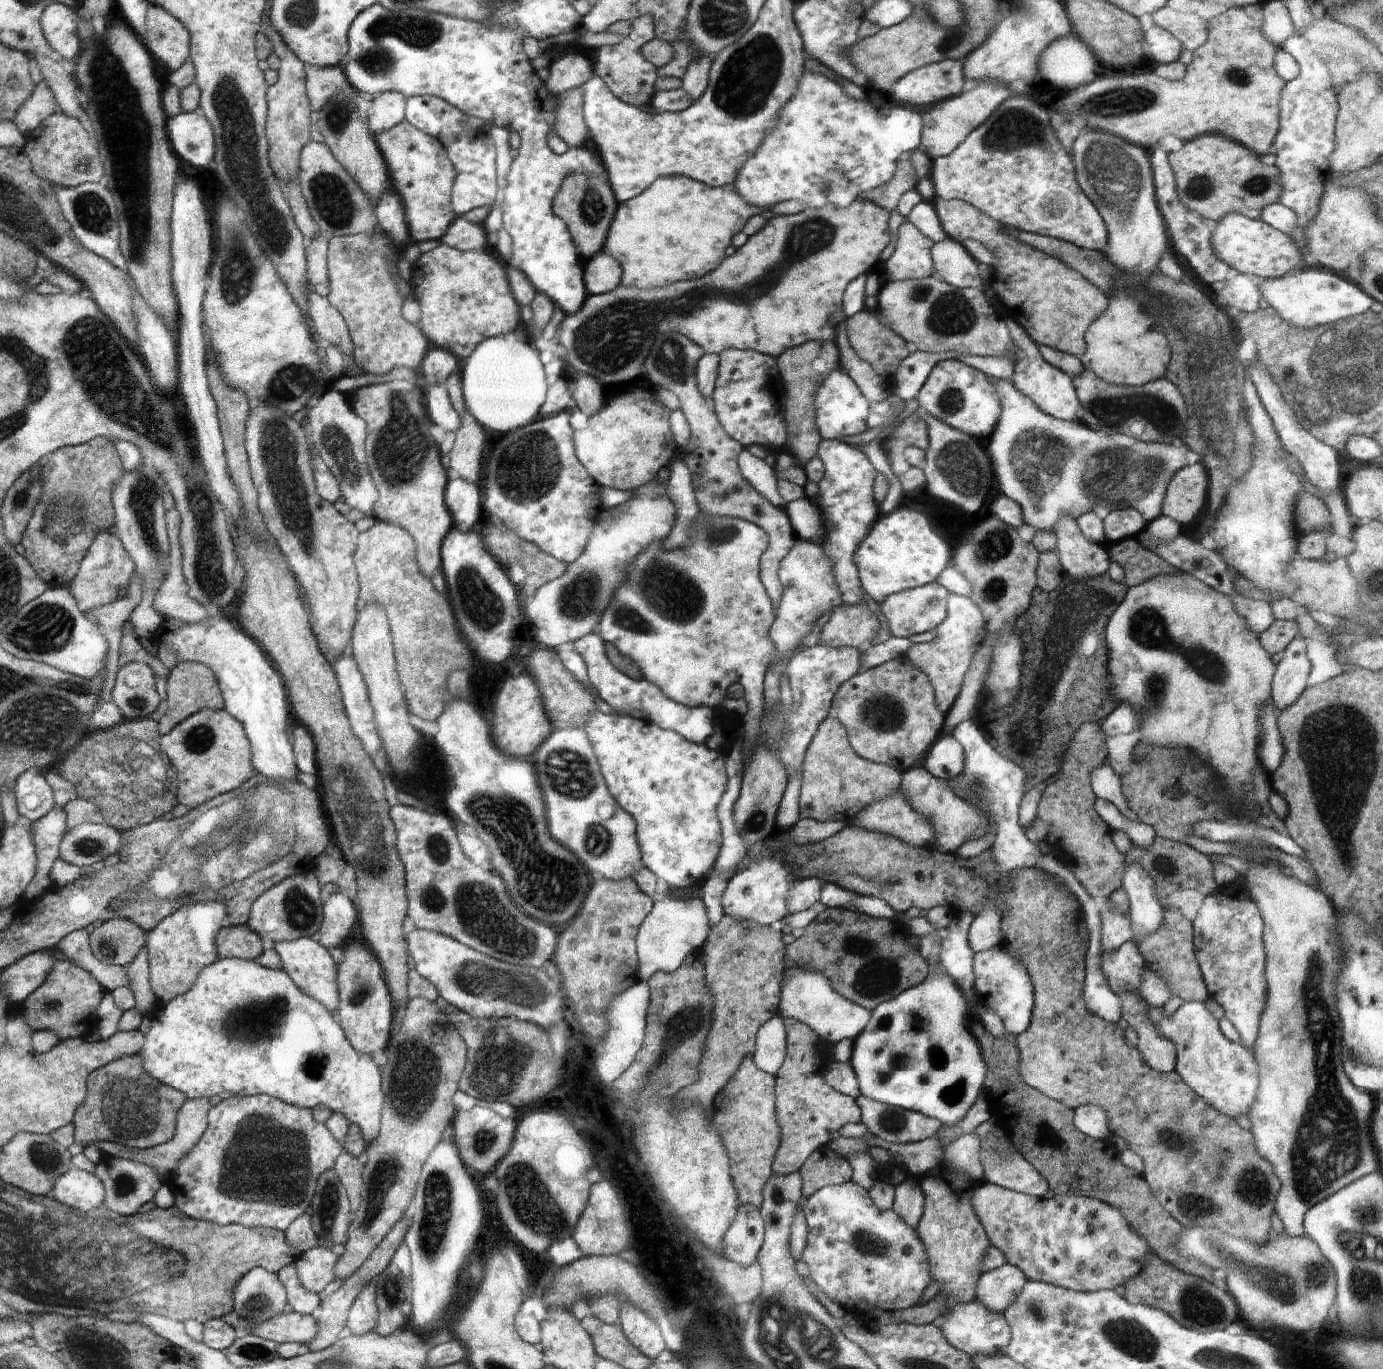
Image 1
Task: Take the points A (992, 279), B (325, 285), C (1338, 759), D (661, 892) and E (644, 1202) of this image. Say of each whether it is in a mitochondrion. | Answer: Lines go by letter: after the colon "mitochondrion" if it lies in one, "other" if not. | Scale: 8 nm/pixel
A: other
B: other
C: mitochondrion
D: other
E: other

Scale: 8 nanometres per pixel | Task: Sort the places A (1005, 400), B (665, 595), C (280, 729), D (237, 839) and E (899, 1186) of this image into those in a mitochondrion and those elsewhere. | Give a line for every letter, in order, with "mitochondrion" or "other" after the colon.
A: other
B: mitochondrion
C: other
D: mitochondrion
E: other

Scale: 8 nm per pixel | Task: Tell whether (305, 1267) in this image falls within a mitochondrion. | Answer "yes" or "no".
no

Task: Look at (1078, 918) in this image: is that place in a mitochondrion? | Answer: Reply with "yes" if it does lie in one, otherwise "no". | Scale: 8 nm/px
no

